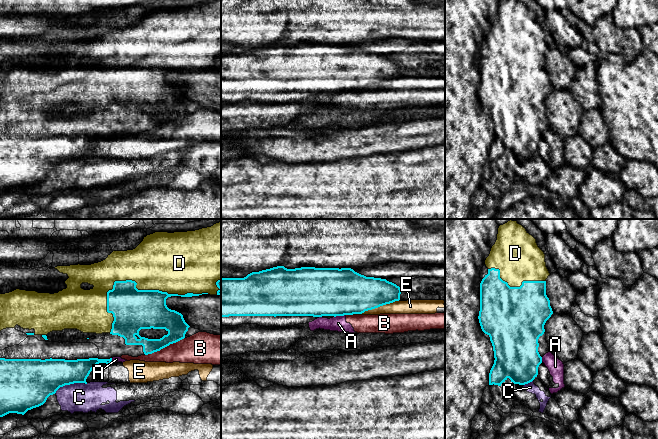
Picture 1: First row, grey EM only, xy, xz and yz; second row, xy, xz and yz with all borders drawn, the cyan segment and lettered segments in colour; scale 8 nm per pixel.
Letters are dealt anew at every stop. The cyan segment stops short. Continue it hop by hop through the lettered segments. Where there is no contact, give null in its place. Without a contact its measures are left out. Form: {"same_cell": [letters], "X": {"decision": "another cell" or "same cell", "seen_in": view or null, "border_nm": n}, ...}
{"same_cell": ["D"], "A": {"decision": "another cell", "seen_in": "xz", "border_nm": 100}, "B": {"decision": "another cell", "seen_in": "xy", "border_nm": 360}, "C": {"decision": "another cell", "seen_in": "xy", "border_nm": 280}, "D": {"decision": "same cell", "seen_in": "xy", "border_nm": 850}, "E": {"decision": "another cell", "seen_in": "xz", "border_nm": 400}}

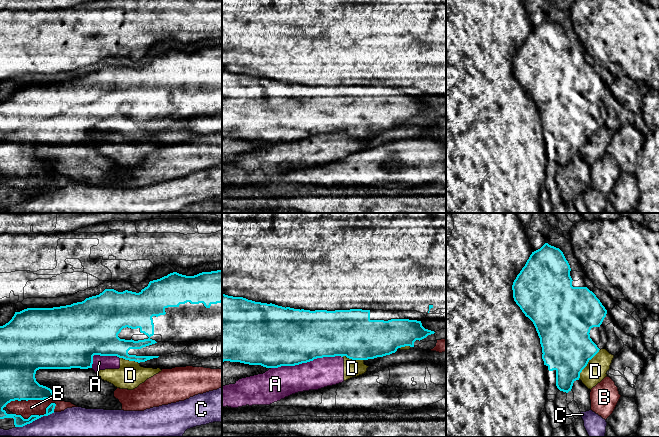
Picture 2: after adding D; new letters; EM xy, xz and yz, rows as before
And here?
{"same_cell": [], "A": {"decision": "another cell", "seen_in": "xz", "border_nm": 600}, "B": {"decision": "another cell", "seen_in": "xy", "border_nm": 360}, "C": {"decision": "another cell", "seen_in": "xy", "border_nm": 340}, "D": {"decision": "another cell", "seen_in": "yz", "border_nm": 300}}

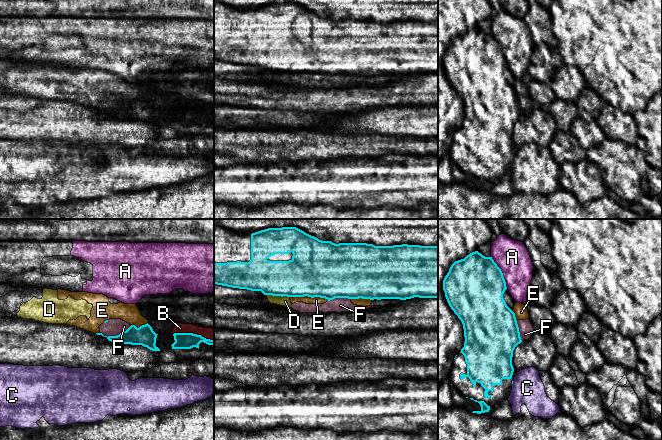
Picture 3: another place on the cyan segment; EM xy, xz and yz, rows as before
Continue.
{"same_cell": [], "A": {"decision": "another cell", "seen_in": "yz", "border_nm": 300}, "B": {"decision": "another cell", "seen_in": "xy", "border_nm": 340}, "C": {"decision": "another cell", "seen_in": "yz", "border_nm": 30}, "D": {"decision": "another cell", "seen_in": "xz", "border_nm": 190}, "E": {"decision": "another cell", "seen_in": "xz", "border_nm": 320}, "F": {"decision": "another cell", "seen_in": "xy", "border_nm": 260}}

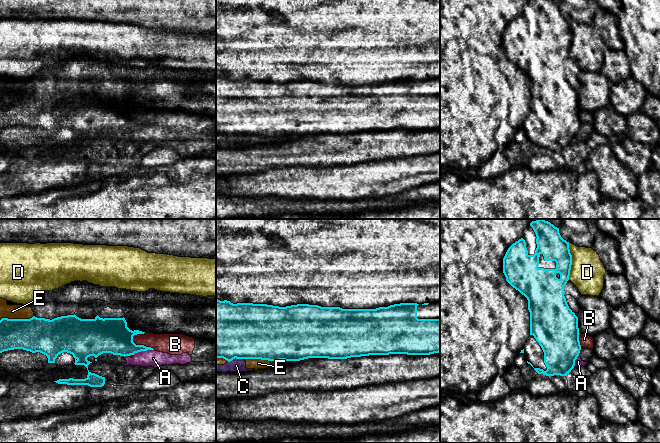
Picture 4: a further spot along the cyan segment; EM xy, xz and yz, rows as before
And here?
{"same_cell": [], "A": {"decision": "another cell", "seen_in": "xy", "border_nm": 170}, "B": {"decision": "another cell", "seen_in": "xy", "border_nm": 220}, "C": {"decision": "another cell", "seen_in": "xz", "border_nm": 130}, "D": {"decision": "another cell", "seen_in": "yz", "border_nm": 300}, "E": {"decision": "another cell", "seen_in": "xy", "border_nm": 280}}

